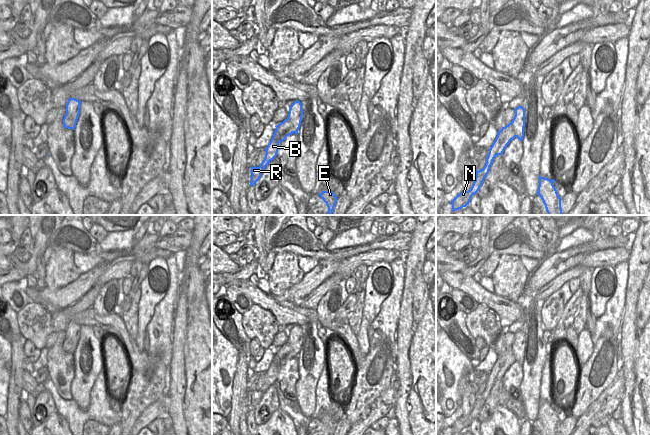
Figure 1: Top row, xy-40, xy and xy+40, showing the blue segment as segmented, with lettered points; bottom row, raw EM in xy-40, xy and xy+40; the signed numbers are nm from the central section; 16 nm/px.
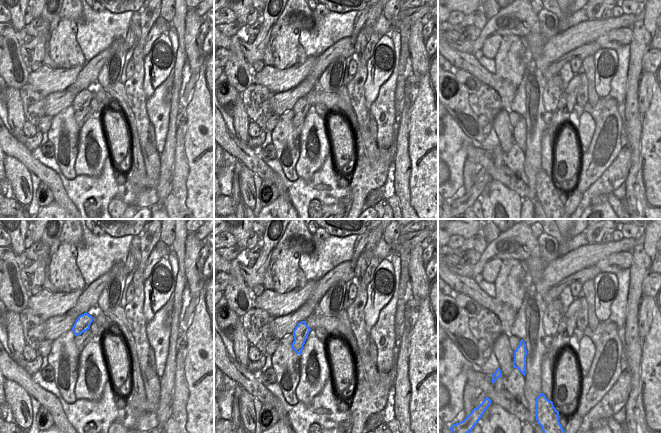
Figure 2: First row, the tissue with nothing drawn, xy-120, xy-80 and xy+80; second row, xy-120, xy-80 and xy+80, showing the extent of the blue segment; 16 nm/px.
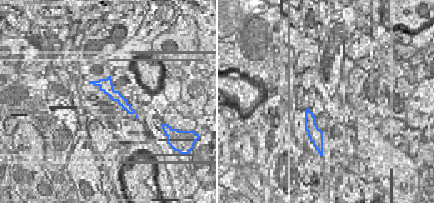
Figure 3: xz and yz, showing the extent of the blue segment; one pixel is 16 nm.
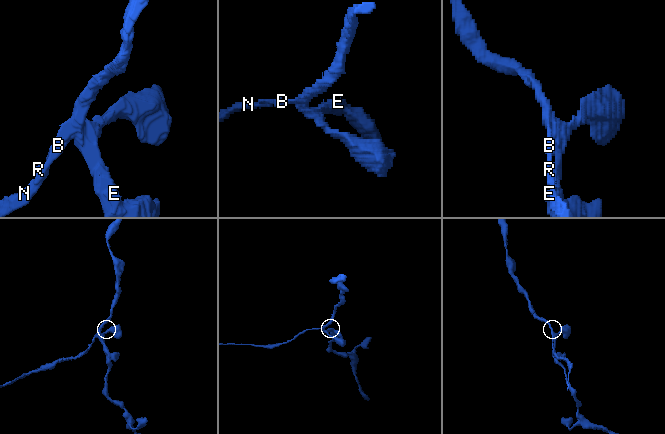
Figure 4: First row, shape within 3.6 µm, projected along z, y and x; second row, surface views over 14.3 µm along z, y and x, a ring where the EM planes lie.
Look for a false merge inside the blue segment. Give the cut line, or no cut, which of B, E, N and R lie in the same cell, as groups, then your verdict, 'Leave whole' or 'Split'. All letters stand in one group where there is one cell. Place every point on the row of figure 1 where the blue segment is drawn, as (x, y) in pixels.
Split along xy (287, 117), (294, 132). Groups: B N R / E. Split

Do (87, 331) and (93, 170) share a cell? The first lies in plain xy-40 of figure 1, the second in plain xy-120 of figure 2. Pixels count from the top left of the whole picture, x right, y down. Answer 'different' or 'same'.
same

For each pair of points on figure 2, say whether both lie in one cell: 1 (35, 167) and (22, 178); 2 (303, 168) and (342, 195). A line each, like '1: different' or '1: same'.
1: different
2: different

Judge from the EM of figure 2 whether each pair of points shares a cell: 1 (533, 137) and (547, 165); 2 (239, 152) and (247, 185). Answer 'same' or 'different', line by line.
1: different
2: different

